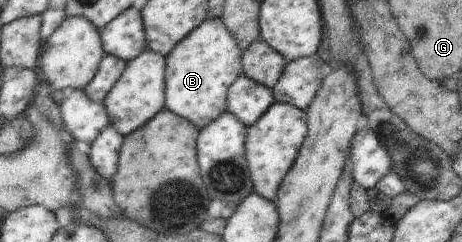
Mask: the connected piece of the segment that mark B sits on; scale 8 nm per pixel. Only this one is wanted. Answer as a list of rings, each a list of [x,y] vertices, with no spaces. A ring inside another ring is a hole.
[[[208,18],[193,29],[166,58],[164,108],[191,121],[197,130],[204,129],[226,112],[226,96],[231,83],[242,74],[242,53],[220,18]]]

